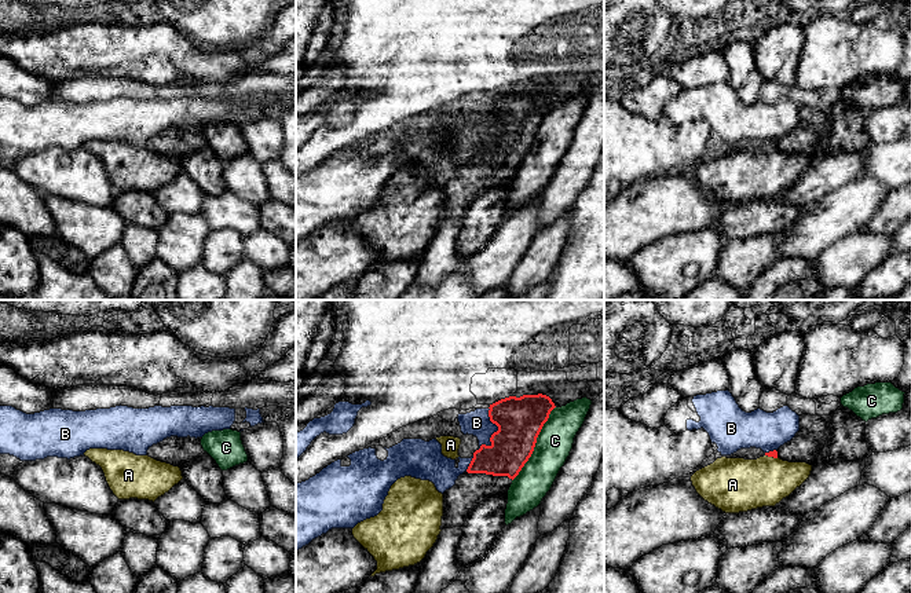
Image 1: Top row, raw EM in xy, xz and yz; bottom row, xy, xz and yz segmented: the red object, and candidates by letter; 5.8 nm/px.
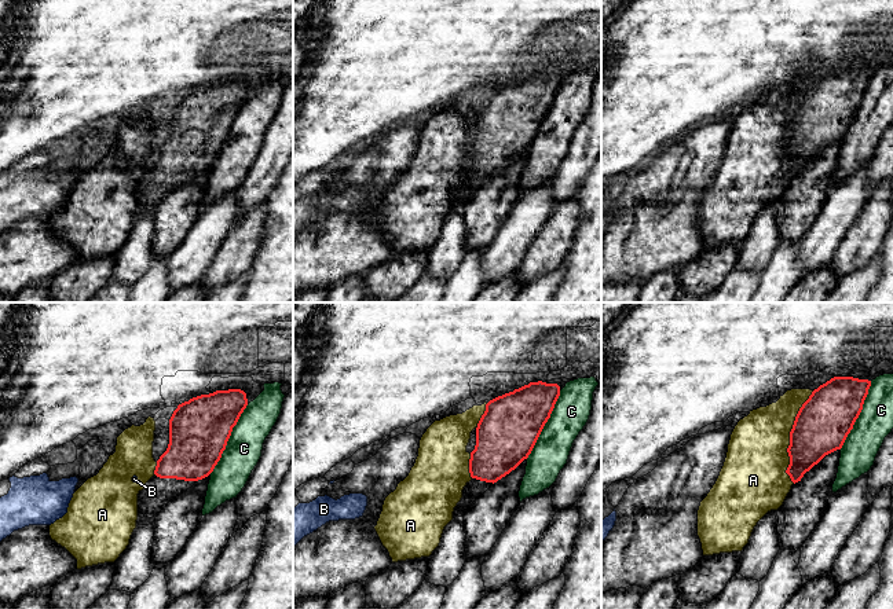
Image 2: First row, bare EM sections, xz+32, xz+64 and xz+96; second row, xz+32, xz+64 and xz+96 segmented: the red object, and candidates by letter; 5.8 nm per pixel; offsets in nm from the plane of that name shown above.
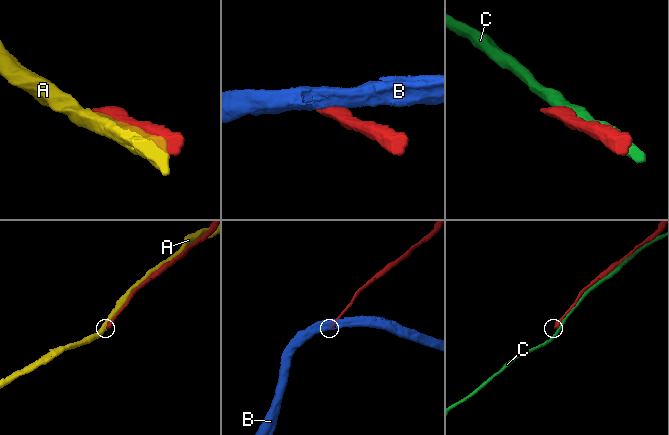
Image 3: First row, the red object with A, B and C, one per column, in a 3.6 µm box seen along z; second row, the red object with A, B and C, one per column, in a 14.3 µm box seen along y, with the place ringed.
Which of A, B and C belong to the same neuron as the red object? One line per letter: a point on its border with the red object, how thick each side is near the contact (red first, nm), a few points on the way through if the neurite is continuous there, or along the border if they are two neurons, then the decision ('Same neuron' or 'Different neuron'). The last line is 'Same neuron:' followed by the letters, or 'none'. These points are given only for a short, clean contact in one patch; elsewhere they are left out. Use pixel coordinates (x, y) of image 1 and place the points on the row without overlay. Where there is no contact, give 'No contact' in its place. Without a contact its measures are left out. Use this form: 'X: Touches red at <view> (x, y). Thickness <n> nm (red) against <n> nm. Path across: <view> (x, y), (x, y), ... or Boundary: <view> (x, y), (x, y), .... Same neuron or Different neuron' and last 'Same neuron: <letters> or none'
A: Touches red at yz (772, 147). Thickness 40 nm (red) against 300 nm. Different neuron
B: Touches red at xz (494, 124). Thickness 260 nm (red) against 150 nm. Different neuron
C: Touches red at xz (536, 134). Thickness 260 nm (red) against 200 nm. Different neuron
Same neuron: none

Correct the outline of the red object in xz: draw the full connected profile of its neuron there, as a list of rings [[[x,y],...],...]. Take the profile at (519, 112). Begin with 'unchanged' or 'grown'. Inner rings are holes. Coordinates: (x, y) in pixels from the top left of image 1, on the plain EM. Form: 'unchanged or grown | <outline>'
grown | [[[546,87],[509,88],[490,96],[489,109],[498,118],[490,129],[491,136],[482,136],[473,144],[468,161],[458,168],[456,176],[443,184],[443,220],[462,219],[471,202],[482,193],[509,182],[512,172],[519,166],[524,155],[531,149],[537,129],[548,113],[555,95]]]

